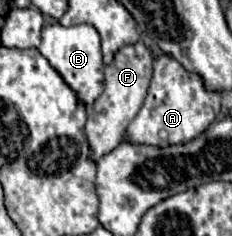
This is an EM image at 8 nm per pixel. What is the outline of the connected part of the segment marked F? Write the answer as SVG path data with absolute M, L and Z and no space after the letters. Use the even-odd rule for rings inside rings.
M136 41L128 47L120 47L120 51L116 51L114 55L114 61L106 65L104 91L88 109L88 121L86 121L86 137L90 143L90 157L94 161L98 161L104 153L112 151L124 139L128 123L136 117L136 113L144 103L144 95L152 79L152 61L154 61L152 51L144 45L144 41Z

